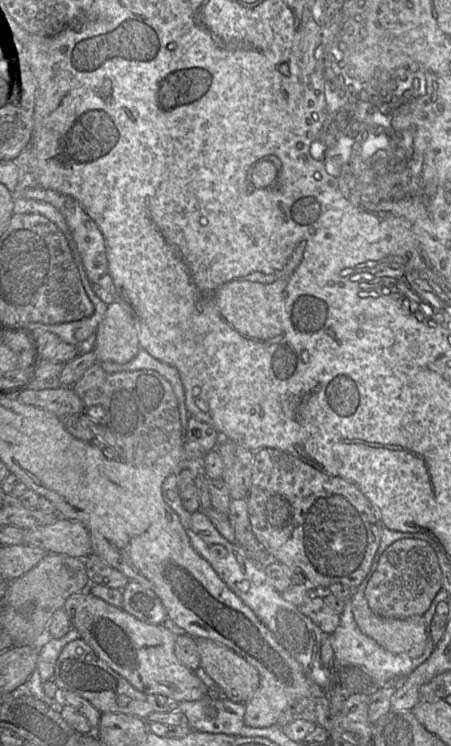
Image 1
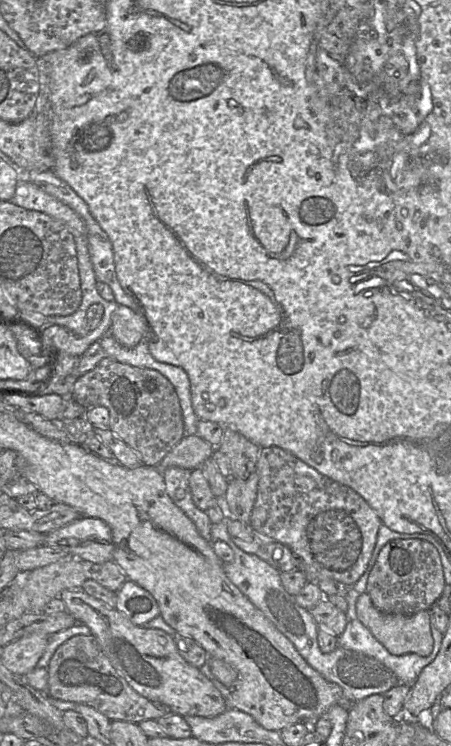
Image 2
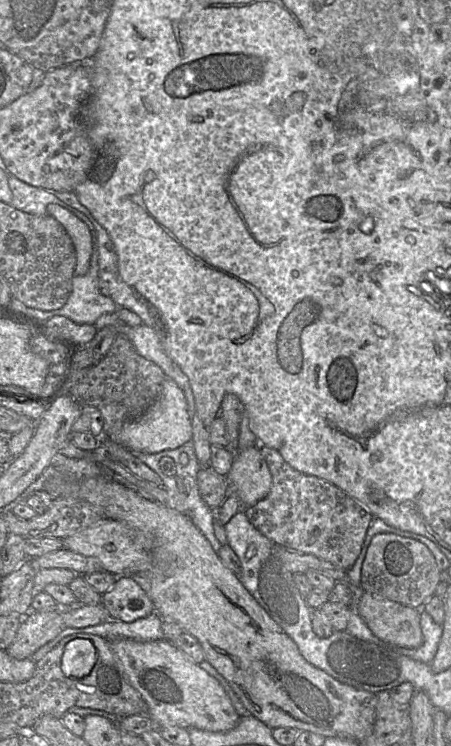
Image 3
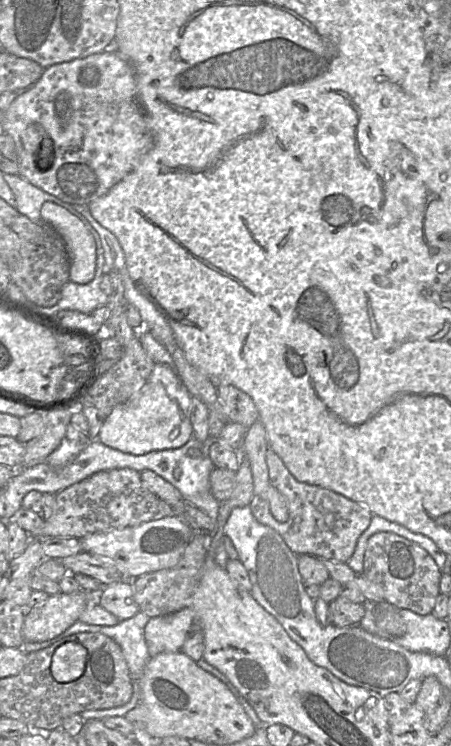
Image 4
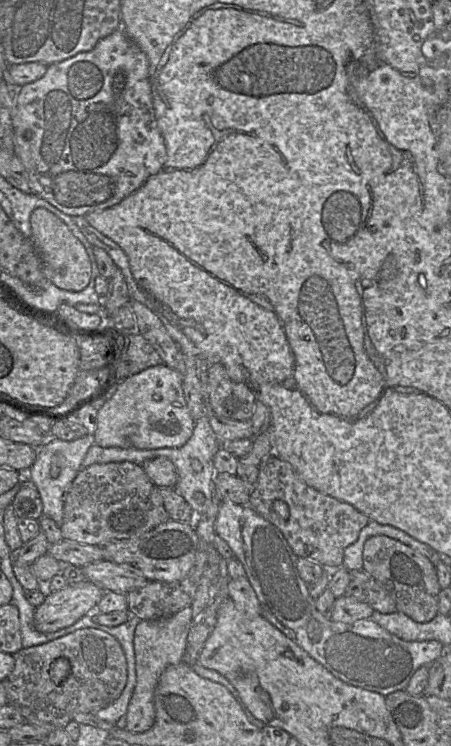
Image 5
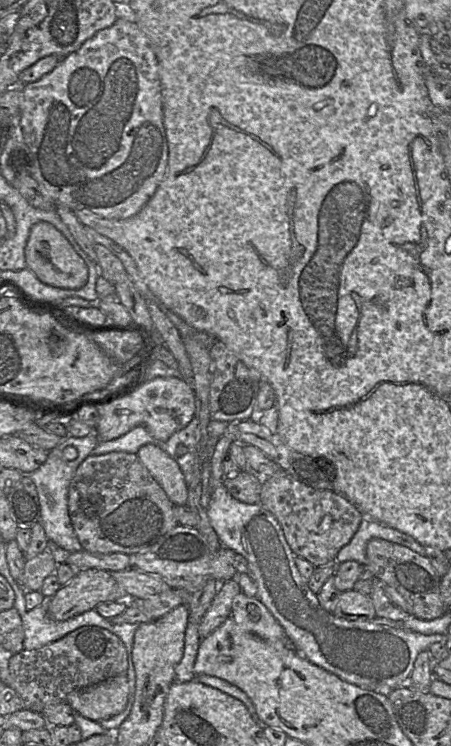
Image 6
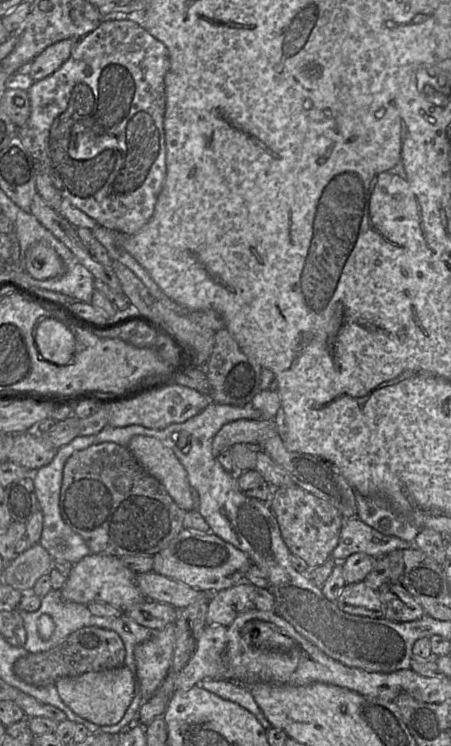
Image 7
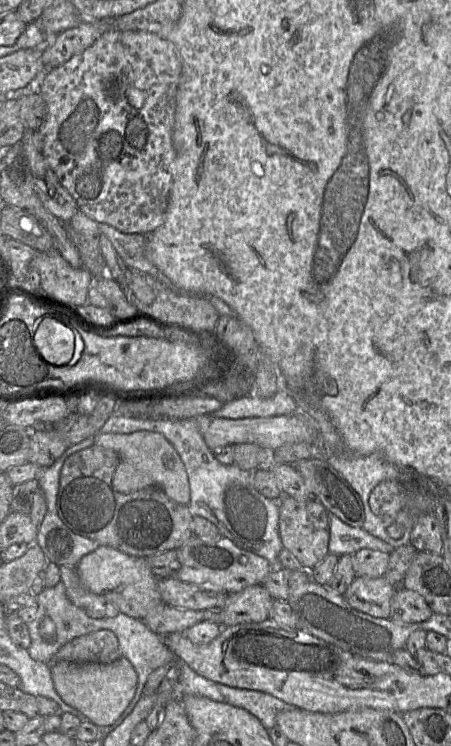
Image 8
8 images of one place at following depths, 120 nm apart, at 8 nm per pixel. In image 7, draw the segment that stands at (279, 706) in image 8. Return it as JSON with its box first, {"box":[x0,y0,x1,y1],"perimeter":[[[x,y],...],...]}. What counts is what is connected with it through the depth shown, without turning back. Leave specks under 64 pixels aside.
{"box":[198,679,272,730],"perimeter":[[[204,679],[198,685],[215,695],[235,702],[250,711],[265,730],[272,727],[254,700],[247,685],[233,680]]]}

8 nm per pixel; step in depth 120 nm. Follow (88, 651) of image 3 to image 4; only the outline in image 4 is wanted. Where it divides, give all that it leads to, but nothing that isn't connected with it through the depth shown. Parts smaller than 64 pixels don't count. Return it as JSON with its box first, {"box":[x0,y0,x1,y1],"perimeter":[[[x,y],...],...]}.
{"box":[50,642,87,683],"perimeter":[[[67,642],[56,649],[50,666],[53,678],[67,683],[81,677],[87,662],[87,649],[78,642]]]}

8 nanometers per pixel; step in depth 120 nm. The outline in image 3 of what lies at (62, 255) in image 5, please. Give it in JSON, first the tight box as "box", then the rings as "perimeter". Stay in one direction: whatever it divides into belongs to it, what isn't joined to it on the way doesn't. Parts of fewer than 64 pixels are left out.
{"box":[46,204,92,275],"perimeter":[[[49,204],[46,211],[62,225],[72,240],[76,254],[74,275],[84,275],[89,269],[92,254],[92,235],[88,226],[58,204]]]}

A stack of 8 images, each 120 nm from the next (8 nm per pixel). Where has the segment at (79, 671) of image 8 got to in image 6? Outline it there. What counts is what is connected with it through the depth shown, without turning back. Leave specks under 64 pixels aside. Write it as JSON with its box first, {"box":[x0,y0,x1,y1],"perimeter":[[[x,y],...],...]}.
{"box":[66,675,128,721],"perimeter":[[[119,675],[69,693],[66,703],[83,717],[100,721],[121,713],[126,708],[128,699],[127,676]]]}

